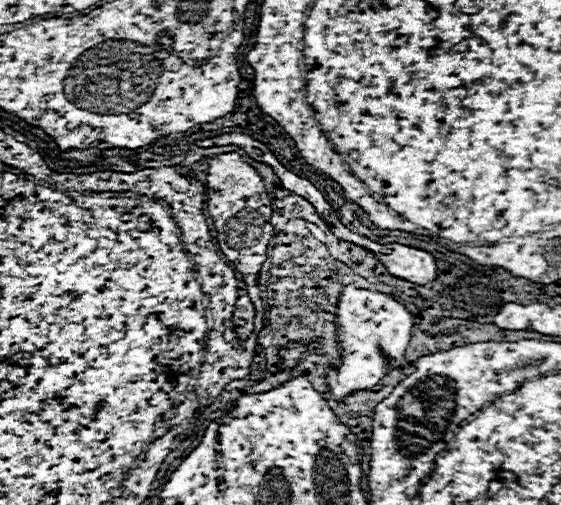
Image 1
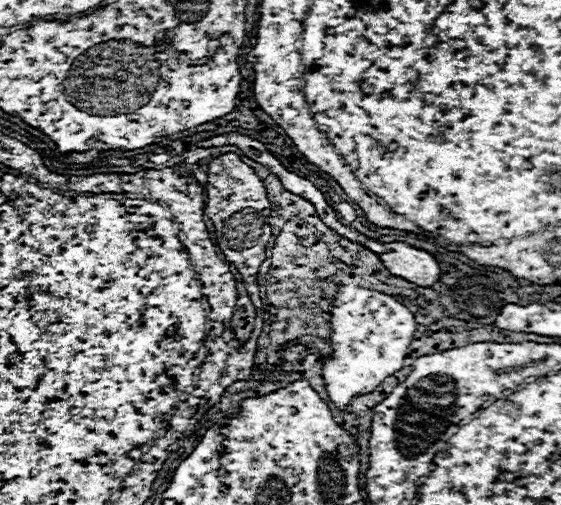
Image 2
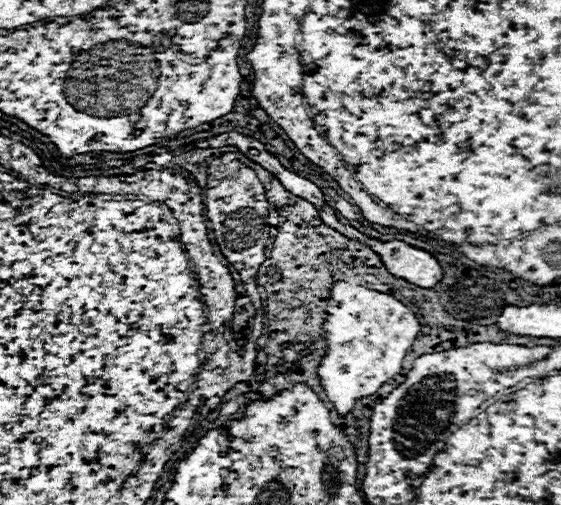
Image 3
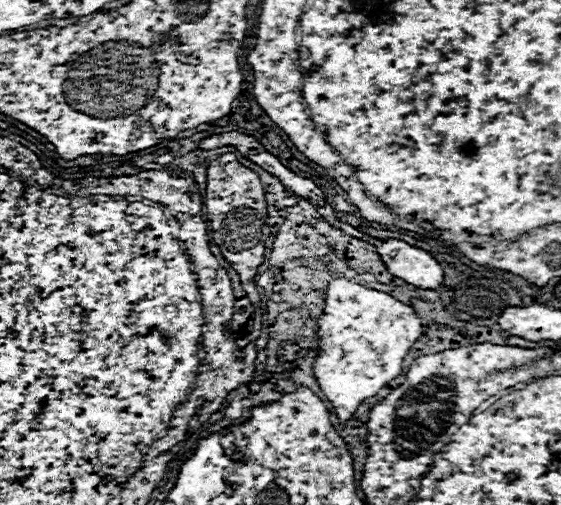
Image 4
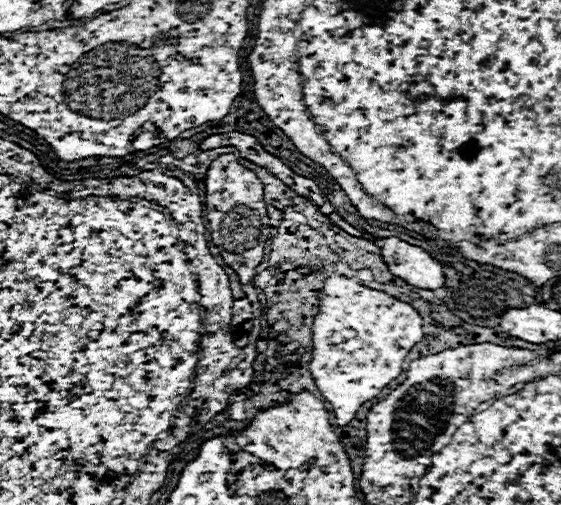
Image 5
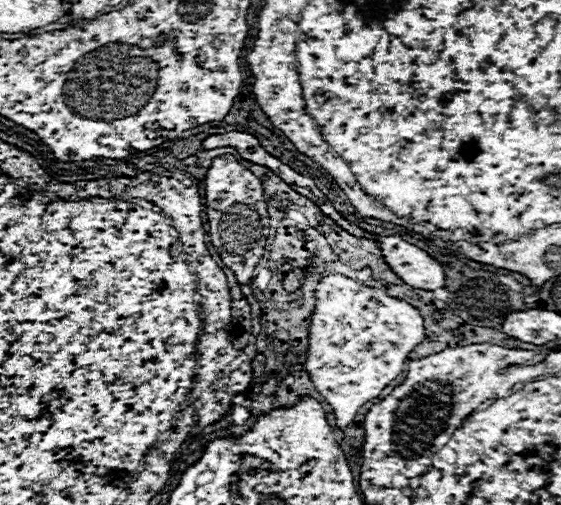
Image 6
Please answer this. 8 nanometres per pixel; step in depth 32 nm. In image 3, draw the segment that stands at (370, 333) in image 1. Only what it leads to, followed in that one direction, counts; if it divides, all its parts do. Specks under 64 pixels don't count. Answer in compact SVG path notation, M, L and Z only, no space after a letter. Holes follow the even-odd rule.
M334 282L326 314L328 314L328 318L324 322L324 330L326 330L328 354L320 360L318 376L322 380L322 388L328 396L328 400L336 406L340 416L346 416L358 398L372 396L386 380L394 378L402 370L404 356L406 356L408 348L412 346L414 338L418 336L420 324L416 320L416 314L408 306L398 302L394 296L376 292L376 290L368 290L364 286L348 284L348 282Z

